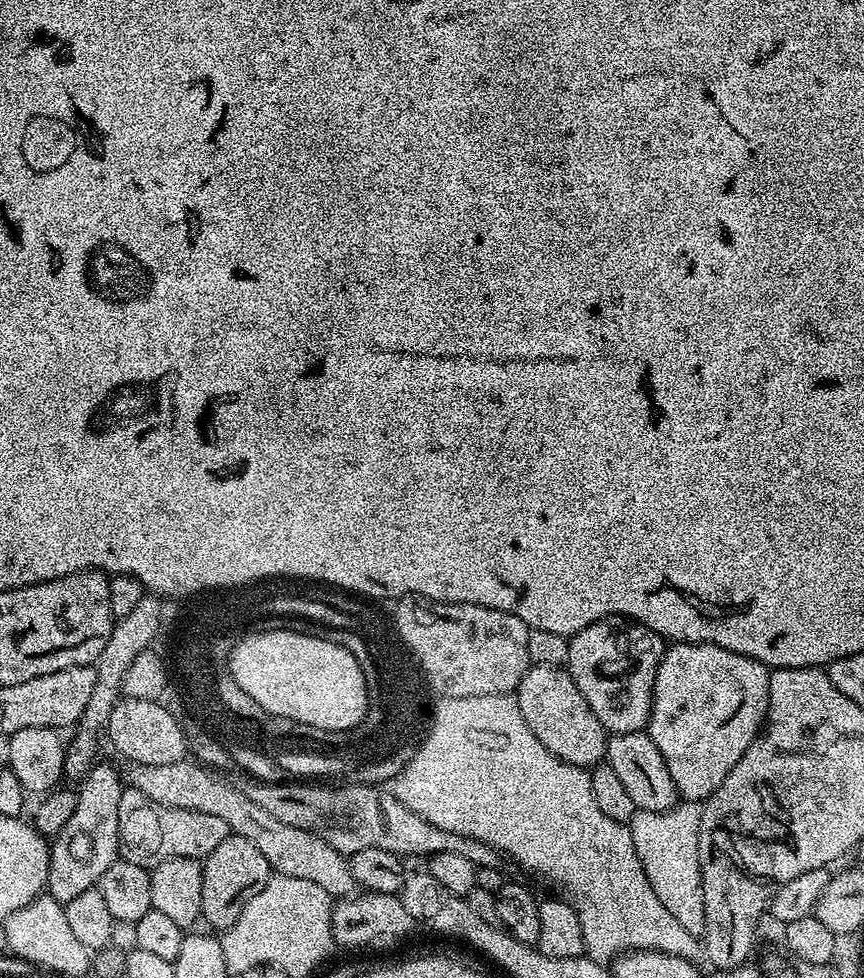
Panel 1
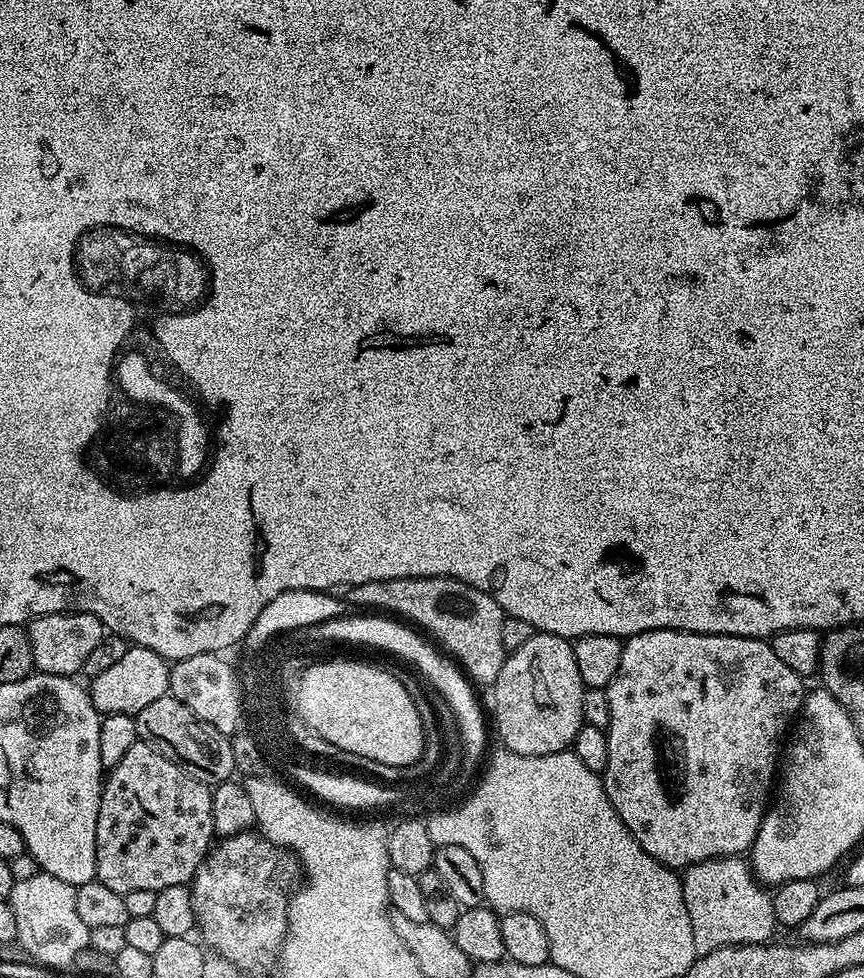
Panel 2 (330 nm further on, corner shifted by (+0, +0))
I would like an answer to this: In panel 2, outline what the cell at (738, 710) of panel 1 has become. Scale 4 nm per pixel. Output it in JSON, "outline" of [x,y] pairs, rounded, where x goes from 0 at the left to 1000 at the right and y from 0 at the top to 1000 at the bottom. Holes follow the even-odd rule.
{"outline":[[[758,642],[757,644],[744,646],[737,650],[726,651],[726,653],[721,655],[721,661],[720,677],[715,677],[715,689],[711,689],[711,693],[701,704],[704,713],[706,714],[706,738],[701,745],[704,762],[706,763],[706,775],[701,779],[701,787],[697,790],[699,807],[706,816],[706,820],[711,824],[711,828],[715,832],[715,836],[720,836],[720,840],[727,846],[729,853],[741,862],[743,869],[748,869],[748,873],[752,873],[752,877],[757,877],[762,882],[769,883],[779,890],[791,890],[797,888],[800,883],[807,883],[822,877],[855,875],[865,872],[867,868],[869,868],[873,857],[882,845],[884,831],[888,830],[891,825],[891,815],[896,810],[896,799],[900,793],[900,778],[905,773],[905,758],[913,752],[914,745],[918,743],[919,737],[927,727],[933,711],[933,702],[931,703],[932,696],[919,685],[914,685],[914,681],[907,680],[903,674],[900,674],[900,669],[896,669],[892,657],[884,652],[874,654],[867,650],[837,650],[836,648],[817,648],[814,650],[810,646],[786,646],[782,642]]]}

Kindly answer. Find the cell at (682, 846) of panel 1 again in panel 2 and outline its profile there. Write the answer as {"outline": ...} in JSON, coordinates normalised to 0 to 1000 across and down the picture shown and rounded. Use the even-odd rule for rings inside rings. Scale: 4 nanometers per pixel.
{"outline":[[[860,874],[832,875],[800,883],[791,889],[787,901],[807,979],[840,967],[882,965],[900,953],[894,912],[870,895],[869,884]]]}

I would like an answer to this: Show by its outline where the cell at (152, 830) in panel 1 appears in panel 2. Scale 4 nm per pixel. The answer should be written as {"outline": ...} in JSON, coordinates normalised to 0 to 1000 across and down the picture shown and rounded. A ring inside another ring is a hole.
{"outline":[[[159,757],[127,786],[116,807],[111,846],[111,899],[144,917],[150,910],[192,910],[192,906],[218,906],[227,896],[236,874],[248,862],[245,806],[212,789],[197,775],[188,775],[178,763]]]}

